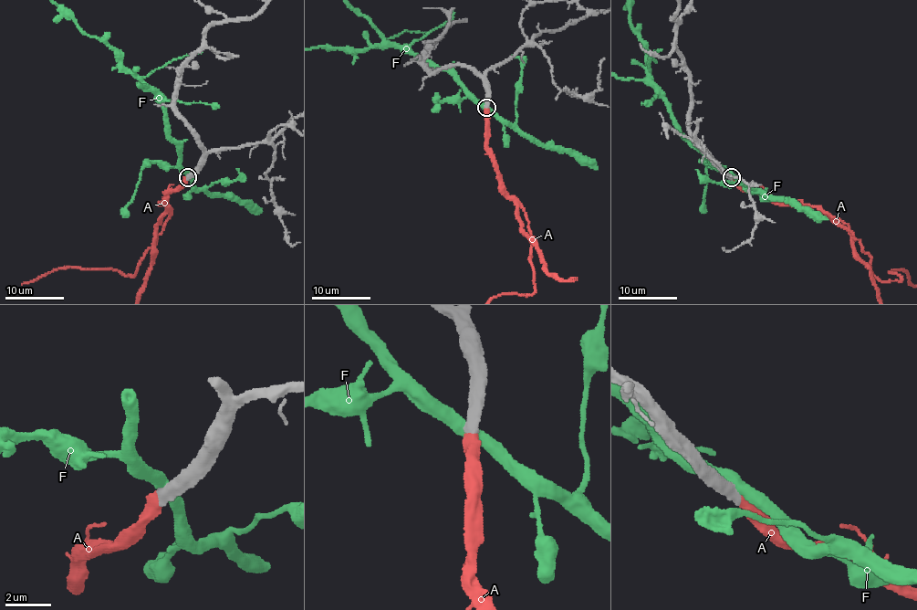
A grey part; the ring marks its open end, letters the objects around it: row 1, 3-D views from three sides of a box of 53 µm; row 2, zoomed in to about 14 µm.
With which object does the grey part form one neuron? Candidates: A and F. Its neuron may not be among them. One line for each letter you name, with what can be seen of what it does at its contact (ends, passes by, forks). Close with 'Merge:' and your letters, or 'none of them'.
A: It ends there
Merge: A

